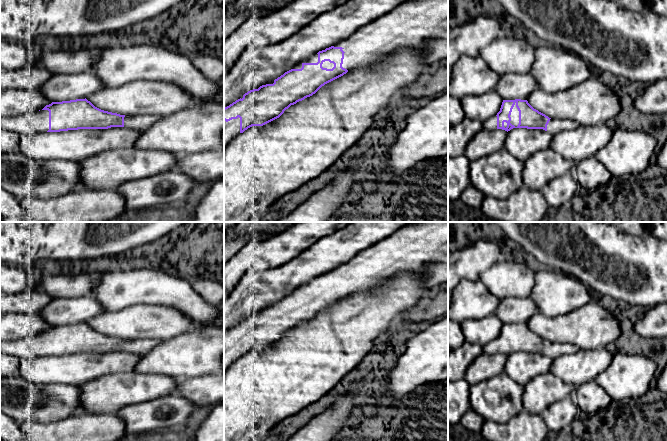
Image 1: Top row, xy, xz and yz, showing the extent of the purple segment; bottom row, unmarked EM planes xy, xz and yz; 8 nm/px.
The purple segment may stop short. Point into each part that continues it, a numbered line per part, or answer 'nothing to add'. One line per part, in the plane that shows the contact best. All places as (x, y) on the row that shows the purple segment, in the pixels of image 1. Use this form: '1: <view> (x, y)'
1: yz (514, 115)

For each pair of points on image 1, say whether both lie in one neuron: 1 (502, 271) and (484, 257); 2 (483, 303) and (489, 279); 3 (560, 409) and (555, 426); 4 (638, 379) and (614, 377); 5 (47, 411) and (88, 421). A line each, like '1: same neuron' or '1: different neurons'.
1: different neurons
2: different neurons
3: same neuron
4: same neuron
5: different neurons

